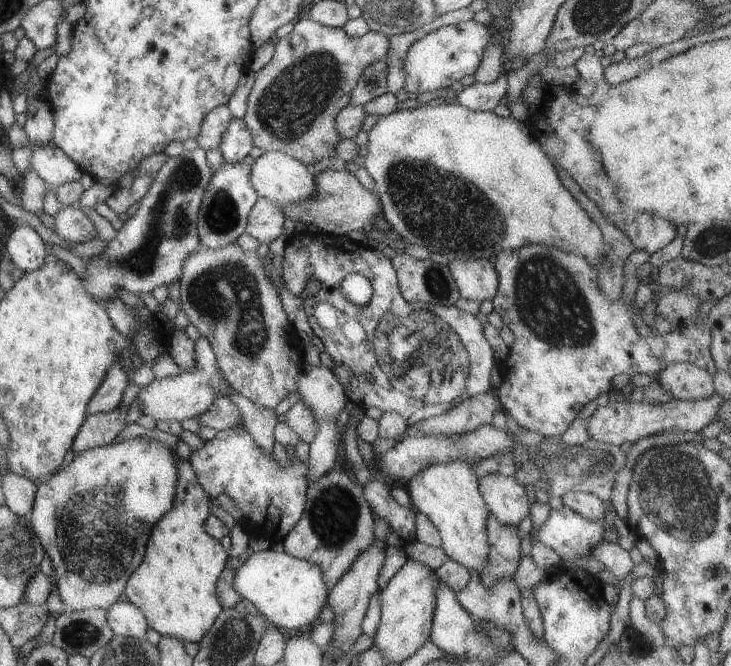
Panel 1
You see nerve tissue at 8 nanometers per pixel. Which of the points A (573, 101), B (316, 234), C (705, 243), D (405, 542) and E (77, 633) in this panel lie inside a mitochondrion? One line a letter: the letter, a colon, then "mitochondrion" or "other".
A: other
B: other
C: mitochondrion
D: other
E: mitochondrion

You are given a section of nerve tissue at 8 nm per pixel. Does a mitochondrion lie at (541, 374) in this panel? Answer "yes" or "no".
no

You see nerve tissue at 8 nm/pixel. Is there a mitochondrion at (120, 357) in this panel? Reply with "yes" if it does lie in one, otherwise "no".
no

